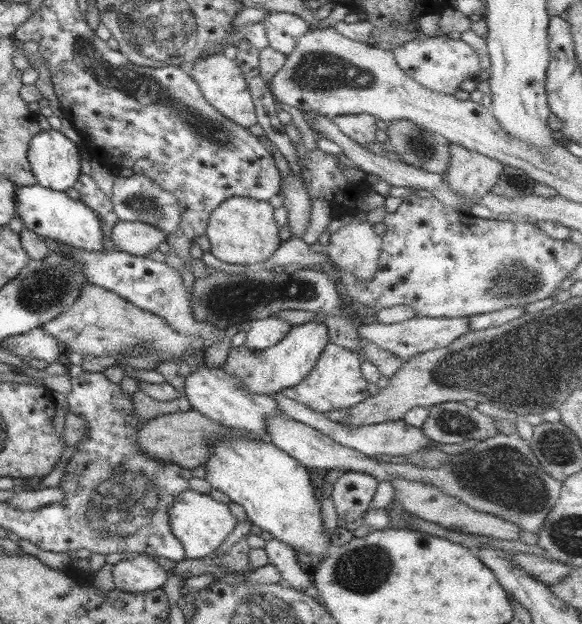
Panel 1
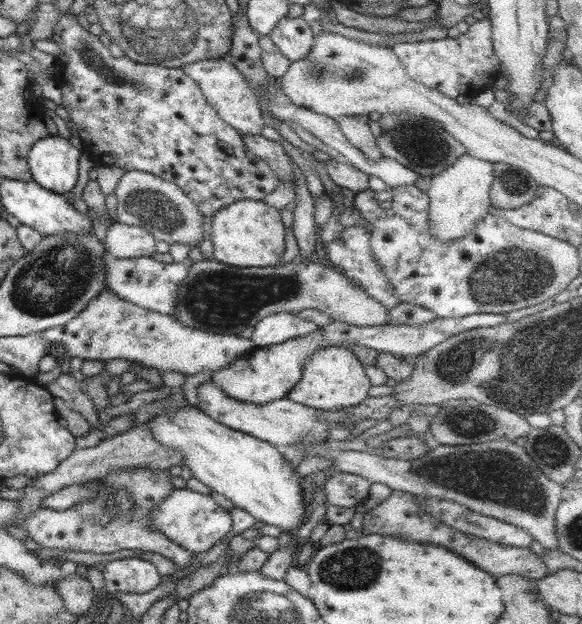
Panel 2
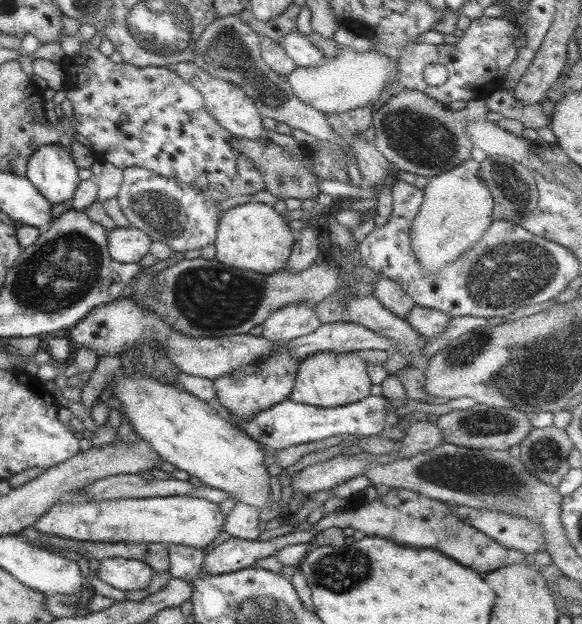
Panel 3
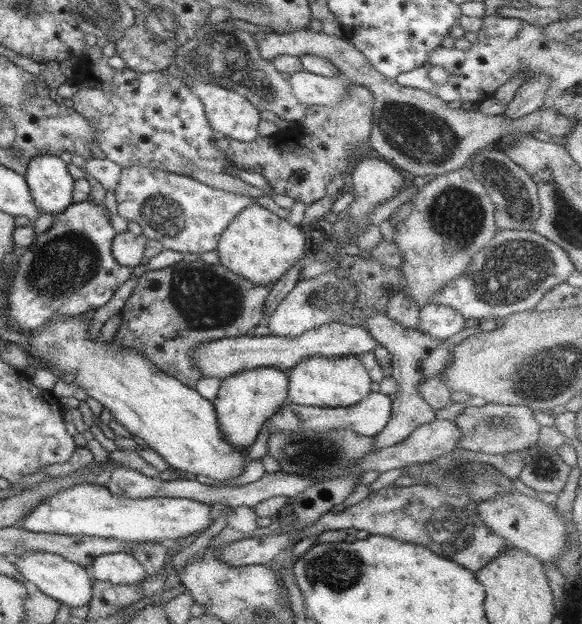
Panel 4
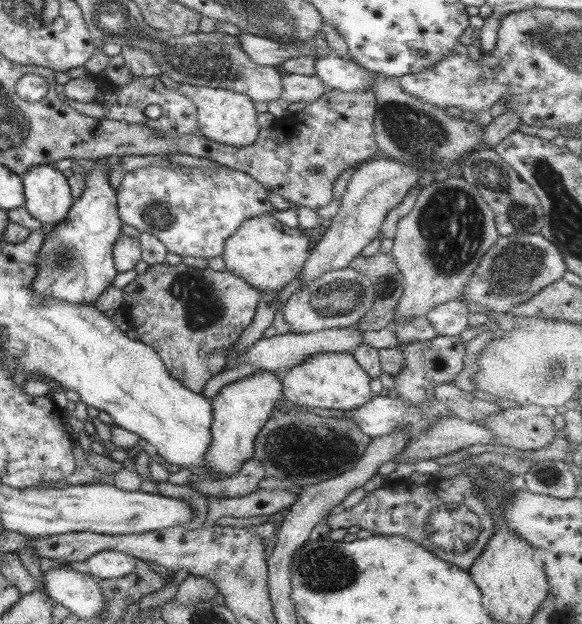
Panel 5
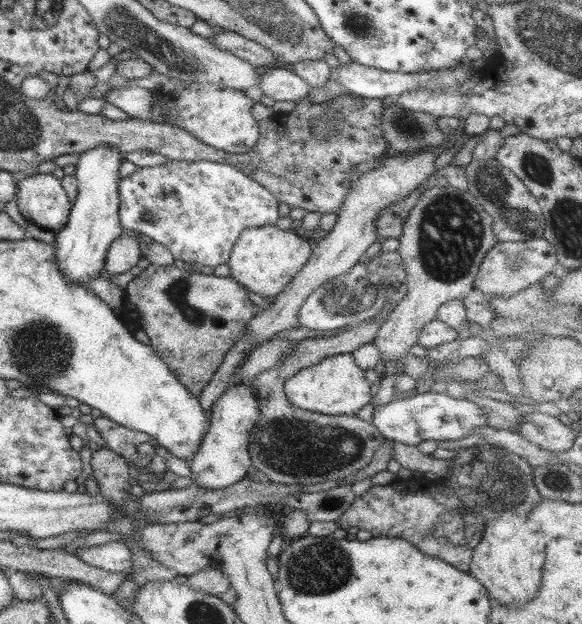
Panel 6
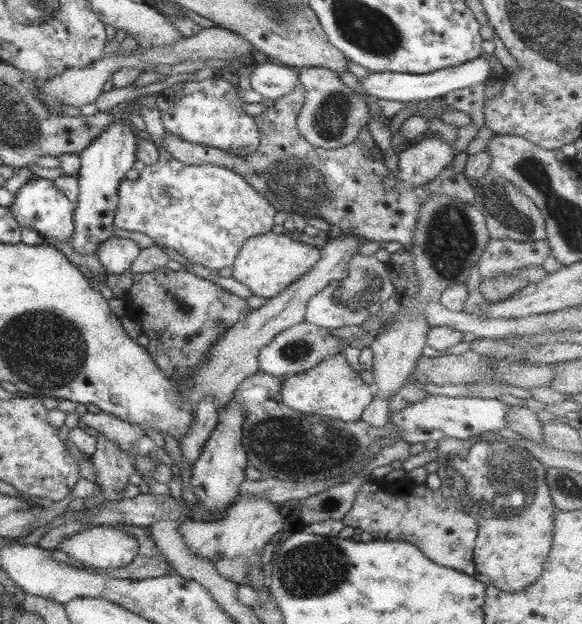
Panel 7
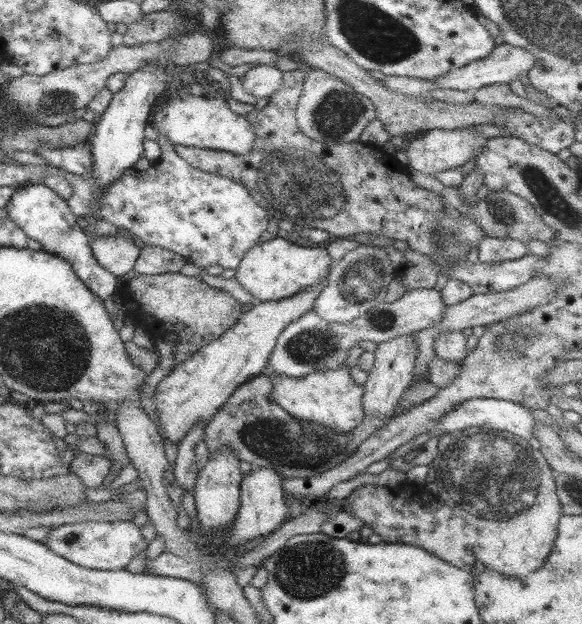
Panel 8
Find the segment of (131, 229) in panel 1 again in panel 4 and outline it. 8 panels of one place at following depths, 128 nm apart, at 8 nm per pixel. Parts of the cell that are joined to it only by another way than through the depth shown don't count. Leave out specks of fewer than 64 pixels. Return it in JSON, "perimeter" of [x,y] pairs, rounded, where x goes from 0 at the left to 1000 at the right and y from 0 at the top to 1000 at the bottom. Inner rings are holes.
{"perimeter":[[[215,370],[192,385],[192,407],[206,426],[229,429],[247,413],[254,381],[246,375]]]}

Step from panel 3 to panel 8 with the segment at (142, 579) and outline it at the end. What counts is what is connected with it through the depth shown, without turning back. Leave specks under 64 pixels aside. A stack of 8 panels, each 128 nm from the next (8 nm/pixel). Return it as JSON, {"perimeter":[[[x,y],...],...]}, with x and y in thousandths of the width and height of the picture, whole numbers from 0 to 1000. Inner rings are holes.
{"perimeter":[[[141,835],[96,841],[82,853],[77,875],[98,891],[144,910],[172,915],[216,912],[227,896],[251,880],[241,846],[223,835]]]}

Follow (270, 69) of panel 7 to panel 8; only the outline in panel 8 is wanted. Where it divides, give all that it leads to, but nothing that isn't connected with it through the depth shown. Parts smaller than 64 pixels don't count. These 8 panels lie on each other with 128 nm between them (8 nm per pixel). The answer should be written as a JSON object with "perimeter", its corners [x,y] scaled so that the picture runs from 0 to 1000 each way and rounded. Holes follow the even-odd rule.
{"perimeter":[[[443,104],[414,127],[416,141],[442,157],[464,155],[485,141],[485,119],[474,107]]]}

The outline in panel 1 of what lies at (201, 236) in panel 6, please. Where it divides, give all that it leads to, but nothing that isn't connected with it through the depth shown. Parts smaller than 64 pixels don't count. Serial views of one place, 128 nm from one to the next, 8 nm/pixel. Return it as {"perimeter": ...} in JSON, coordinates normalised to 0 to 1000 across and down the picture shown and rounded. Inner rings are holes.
{"perimeter":[[[227,279],[222,284],[206,280],[192,301],[194,340],[208,356],[241,356],[275,365],[285,378],[299,375],[313,354],[309,329],[302,327],[302,313],[265,293],[256,282]]]}

